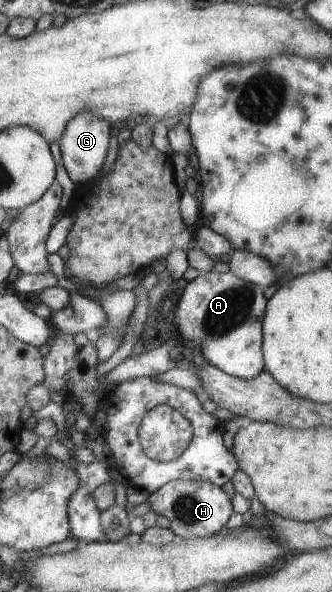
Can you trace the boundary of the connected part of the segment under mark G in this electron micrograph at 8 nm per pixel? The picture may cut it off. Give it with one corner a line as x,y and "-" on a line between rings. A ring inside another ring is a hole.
83,111
65,128
65,133
60,141
63,166
76,186
85,185
85,181
91,181
103,169
103,163
107,159
109,145
111,145
111,141
109,141
111,133
113,133
111,125
105,119
101,119
99,115
93,115
91,111

